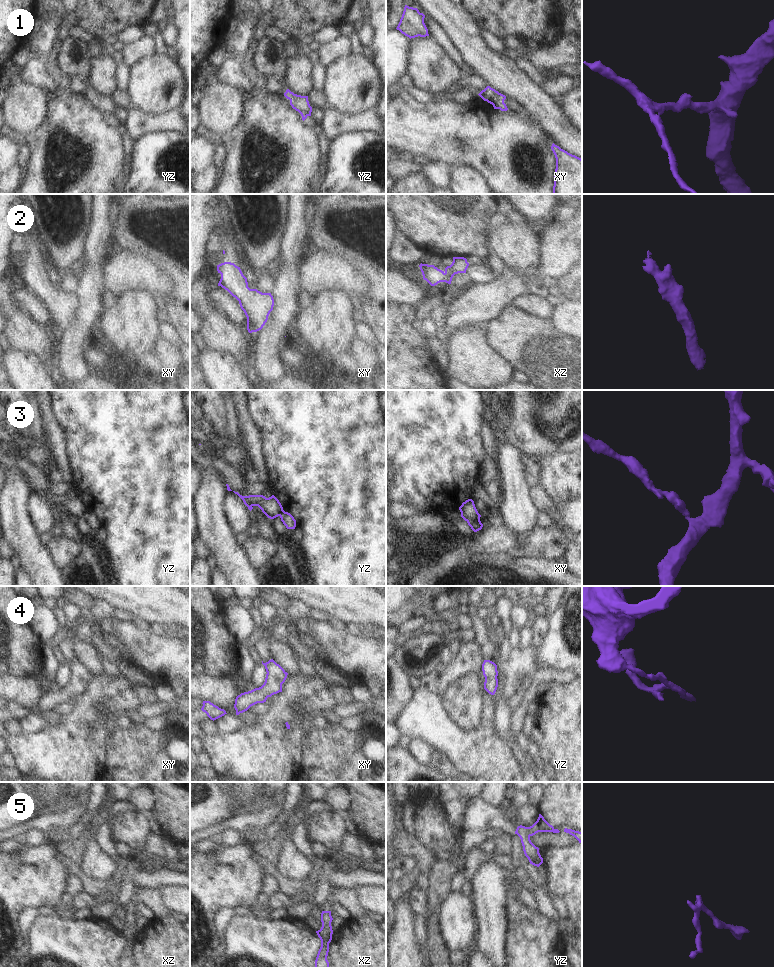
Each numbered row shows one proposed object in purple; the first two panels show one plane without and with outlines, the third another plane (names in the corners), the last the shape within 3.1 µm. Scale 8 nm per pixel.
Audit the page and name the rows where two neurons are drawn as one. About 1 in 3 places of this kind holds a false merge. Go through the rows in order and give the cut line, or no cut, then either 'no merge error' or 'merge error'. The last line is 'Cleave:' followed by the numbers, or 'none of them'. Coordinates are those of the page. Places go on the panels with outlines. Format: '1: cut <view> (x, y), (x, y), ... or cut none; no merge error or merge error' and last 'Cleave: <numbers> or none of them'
1: cut none; no merge error
2: cut none; no merge error
3: cut xy (461, 513), (467, 520), (479, 519); merge error
4: cut none; no merge error
5: cut none; no merge error
Cleave: 3

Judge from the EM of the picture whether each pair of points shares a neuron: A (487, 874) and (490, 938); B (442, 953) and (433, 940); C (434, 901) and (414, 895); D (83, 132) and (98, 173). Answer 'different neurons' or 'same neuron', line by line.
A: same neuron
B: same neuron
C: different neurons
D: same neuron

